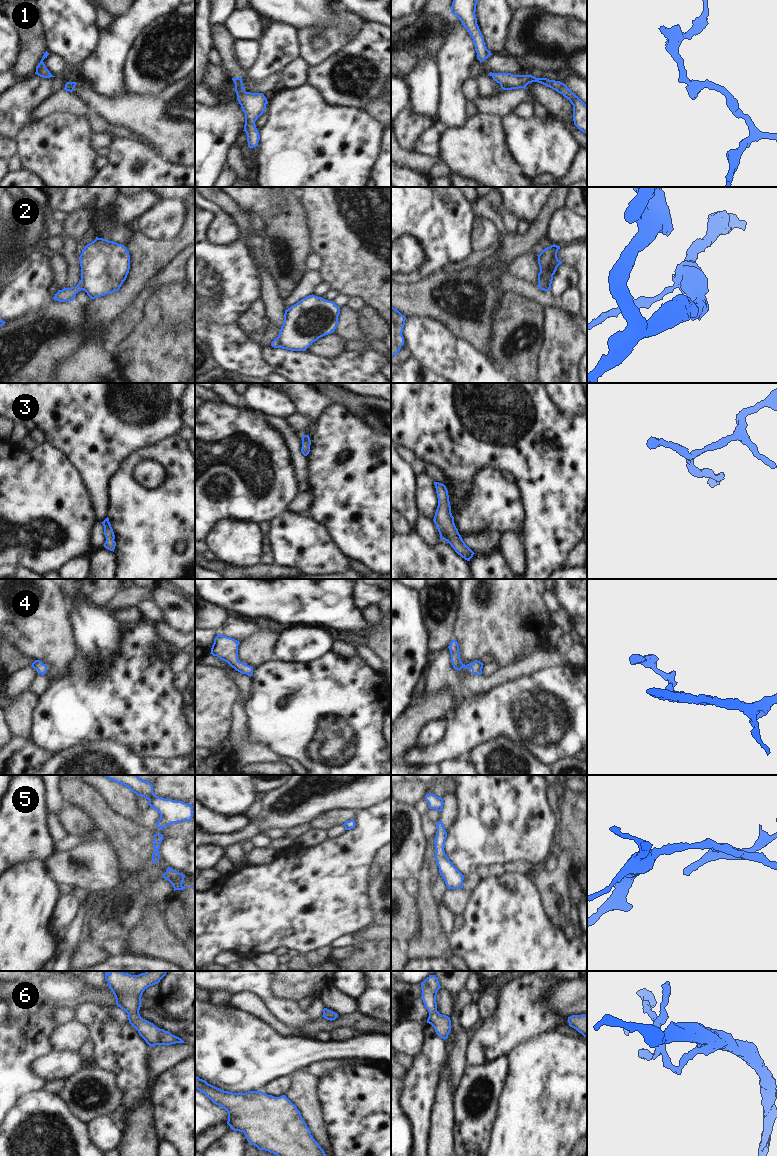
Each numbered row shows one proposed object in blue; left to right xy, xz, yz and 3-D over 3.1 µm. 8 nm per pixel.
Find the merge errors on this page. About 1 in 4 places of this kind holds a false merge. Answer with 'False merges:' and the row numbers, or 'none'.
False merges: 2

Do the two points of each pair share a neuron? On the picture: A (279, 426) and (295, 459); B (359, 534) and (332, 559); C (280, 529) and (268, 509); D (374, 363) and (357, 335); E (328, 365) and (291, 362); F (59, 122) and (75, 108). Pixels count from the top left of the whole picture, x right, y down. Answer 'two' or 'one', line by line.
A: one
B: two
C: two
D: two
E: one
F: two

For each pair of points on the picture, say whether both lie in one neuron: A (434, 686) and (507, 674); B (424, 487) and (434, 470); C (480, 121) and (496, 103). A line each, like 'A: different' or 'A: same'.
A: same
B: different
C: different

